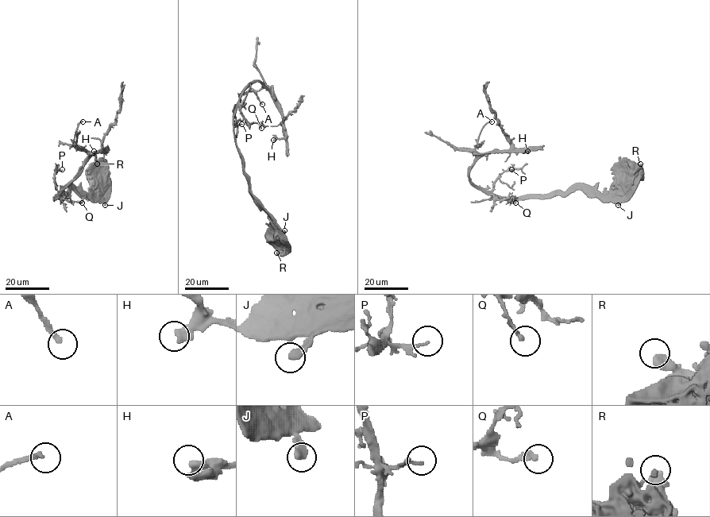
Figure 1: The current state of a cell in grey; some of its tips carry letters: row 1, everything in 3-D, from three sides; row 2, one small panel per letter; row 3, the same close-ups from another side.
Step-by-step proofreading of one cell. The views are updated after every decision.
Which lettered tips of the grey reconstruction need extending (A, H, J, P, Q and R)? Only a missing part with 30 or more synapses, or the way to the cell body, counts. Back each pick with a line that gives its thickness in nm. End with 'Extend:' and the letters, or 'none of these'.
Extend: none of these

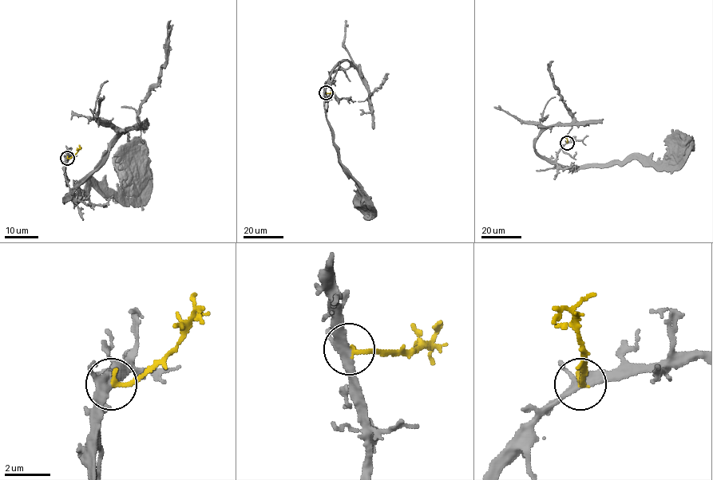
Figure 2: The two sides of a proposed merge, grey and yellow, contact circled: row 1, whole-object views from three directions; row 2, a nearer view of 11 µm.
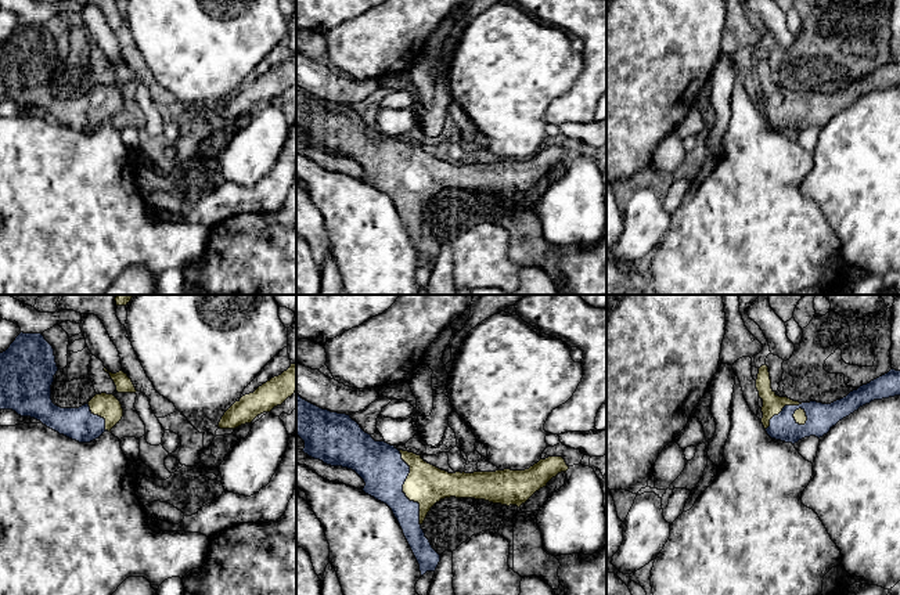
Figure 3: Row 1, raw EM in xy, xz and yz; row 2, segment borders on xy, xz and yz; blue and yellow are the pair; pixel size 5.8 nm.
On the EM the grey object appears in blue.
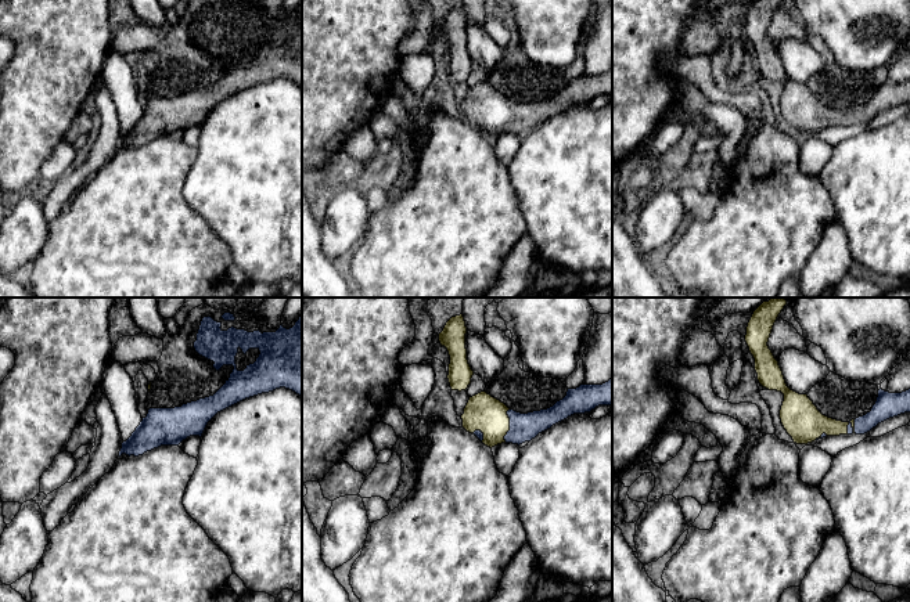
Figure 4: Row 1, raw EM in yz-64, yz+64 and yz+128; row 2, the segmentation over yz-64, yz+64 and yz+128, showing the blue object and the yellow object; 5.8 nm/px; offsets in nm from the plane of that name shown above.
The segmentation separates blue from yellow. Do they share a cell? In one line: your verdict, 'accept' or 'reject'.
accept

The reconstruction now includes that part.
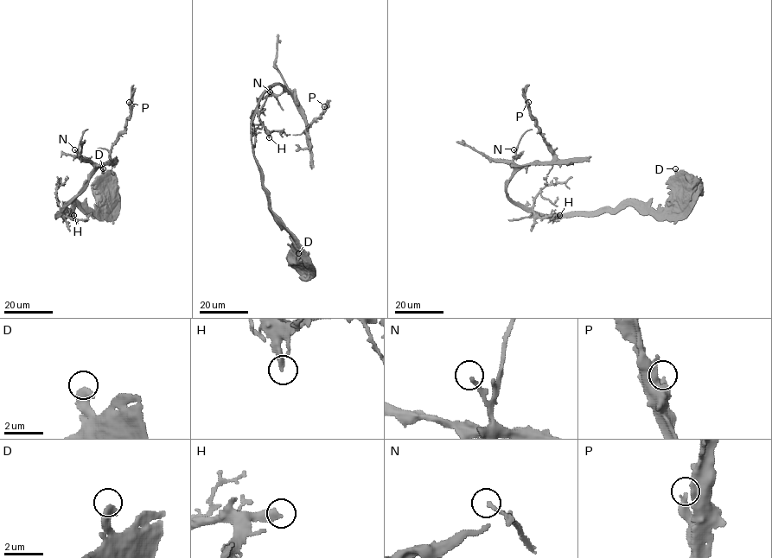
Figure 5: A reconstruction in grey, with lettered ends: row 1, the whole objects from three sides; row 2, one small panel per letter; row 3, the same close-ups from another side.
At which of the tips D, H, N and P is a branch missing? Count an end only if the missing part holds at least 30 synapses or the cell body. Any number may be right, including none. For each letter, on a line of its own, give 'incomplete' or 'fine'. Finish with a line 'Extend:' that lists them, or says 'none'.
D: fine
H: incomplete
N: fine
P: fine
Extend: H

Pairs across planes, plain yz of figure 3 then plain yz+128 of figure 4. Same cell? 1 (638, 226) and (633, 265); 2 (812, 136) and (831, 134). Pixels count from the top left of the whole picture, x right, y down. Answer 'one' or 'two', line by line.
1: two
2: two

